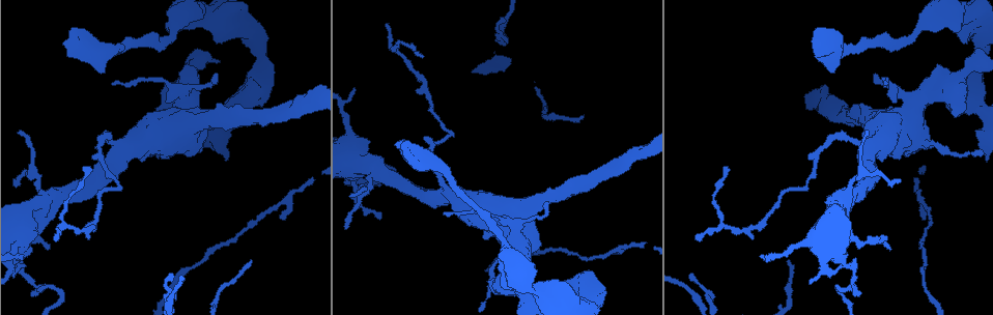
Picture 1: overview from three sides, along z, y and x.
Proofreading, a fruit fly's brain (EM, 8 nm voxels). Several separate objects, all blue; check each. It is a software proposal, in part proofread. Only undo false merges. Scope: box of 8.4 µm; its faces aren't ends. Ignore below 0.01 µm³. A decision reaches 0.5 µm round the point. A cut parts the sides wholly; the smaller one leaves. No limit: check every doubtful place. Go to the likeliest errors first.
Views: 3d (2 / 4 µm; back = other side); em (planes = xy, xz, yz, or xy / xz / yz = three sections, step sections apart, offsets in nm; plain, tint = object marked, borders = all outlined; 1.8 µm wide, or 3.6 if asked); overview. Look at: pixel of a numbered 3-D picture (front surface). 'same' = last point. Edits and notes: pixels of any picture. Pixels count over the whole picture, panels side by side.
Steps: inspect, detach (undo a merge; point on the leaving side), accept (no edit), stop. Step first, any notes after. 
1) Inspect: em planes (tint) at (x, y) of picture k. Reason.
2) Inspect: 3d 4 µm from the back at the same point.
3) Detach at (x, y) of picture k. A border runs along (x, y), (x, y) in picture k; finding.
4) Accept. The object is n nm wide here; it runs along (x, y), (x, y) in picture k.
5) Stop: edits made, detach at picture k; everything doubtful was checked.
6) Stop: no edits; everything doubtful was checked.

Inspect: 3d 4 µm from the back at (903, 95) of picture 1. Sharp bend.

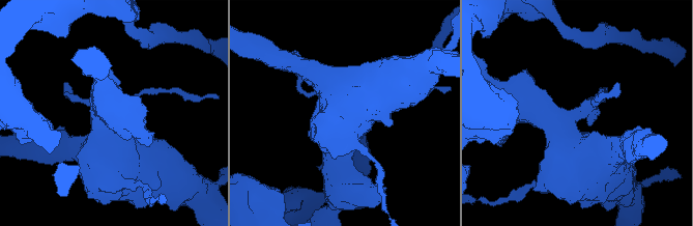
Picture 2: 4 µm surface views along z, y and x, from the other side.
Inspect: em 3.6 µm planes (tint) at (575, 115) of picture 2.

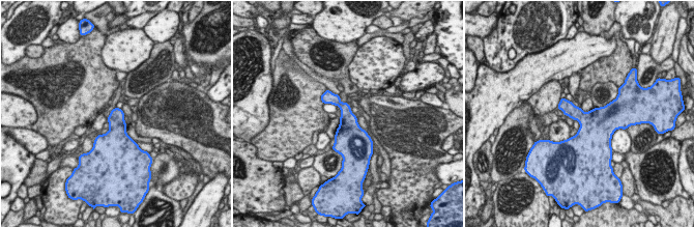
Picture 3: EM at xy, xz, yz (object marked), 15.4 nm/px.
Accept. The object is 280 nm wide here; one neuron here.

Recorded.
Inspect: em 3.6 µm xy step 16 (plain) at (42, 202) of picture 1. A narrow waist.

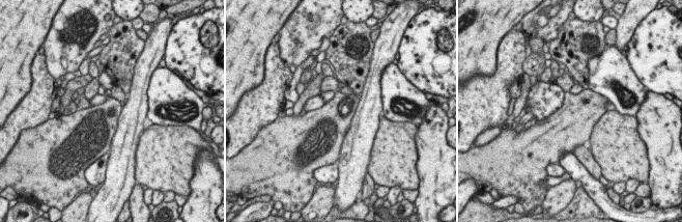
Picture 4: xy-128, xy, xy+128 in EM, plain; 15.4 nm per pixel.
Inspect: em 3.6 µm xy step 16 (tint) at the same point. With the object marked.

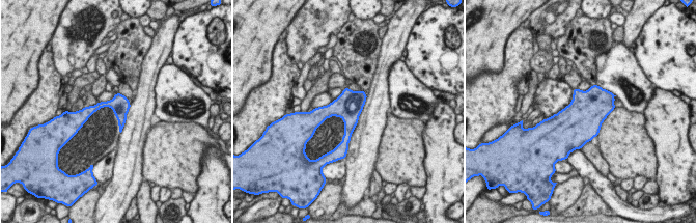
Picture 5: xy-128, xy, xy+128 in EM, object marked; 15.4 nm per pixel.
Accept. Continuous, no second neuron.

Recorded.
Inspect: em 3.6 µm xz step 8 (tint) at (124, 151) of picture 1. Sudden change in width.

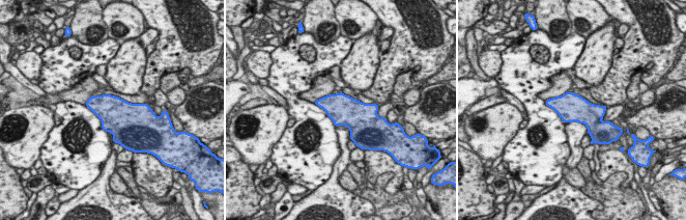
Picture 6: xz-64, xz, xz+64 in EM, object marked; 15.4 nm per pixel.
Inspect: em 3.6 µm planes (borders) at the same point.

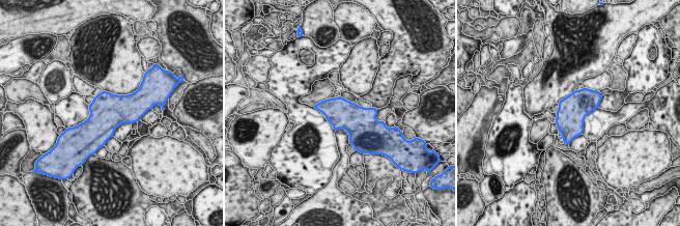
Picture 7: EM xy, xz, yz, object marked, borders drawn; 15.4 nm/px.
Accept. Continuous, no second neuron.

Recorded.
Inspect: em planes (tint) at (354, 174) of picture 1. Sharp bend.

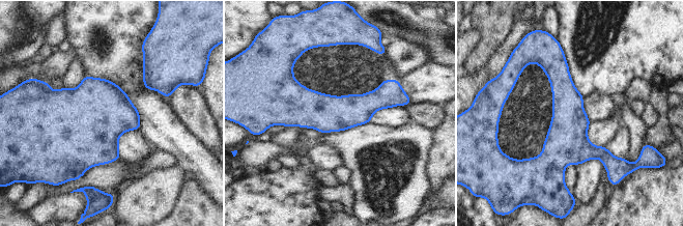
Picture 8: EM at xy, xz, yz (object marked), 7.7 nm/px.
Accept. The object is 300 nm wide here; it runs along (400, 101), (278, 111) in picture 8; all the same neuron.

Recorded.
Inspect: 3d 4 µm at (699, 303) of picture 1. A fork.

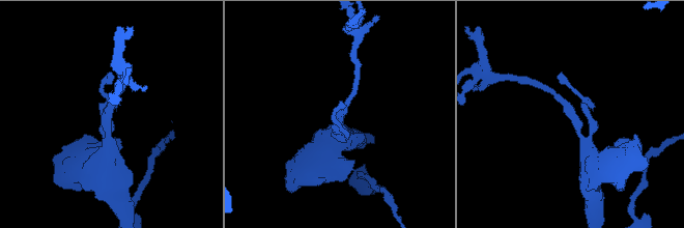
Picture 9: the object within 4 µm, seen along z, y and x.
Inspect: em planes (tint) at (571, 118) of picture 9.

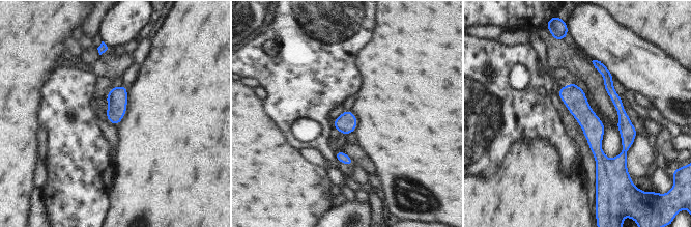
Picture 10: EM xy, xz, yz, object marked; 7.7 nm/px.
Accept. One neuron here.

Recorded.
Stop: no edits; everything doubtful was checked.

